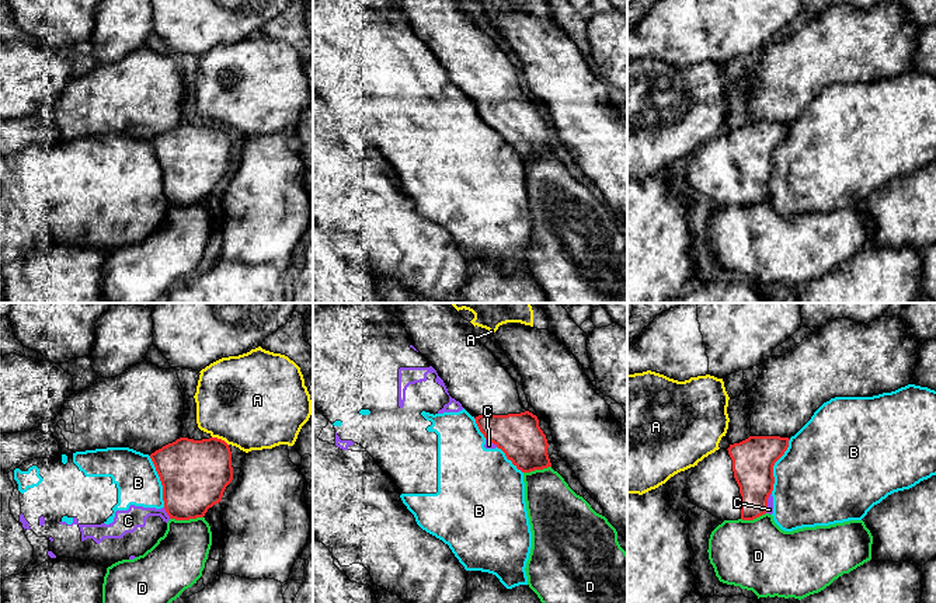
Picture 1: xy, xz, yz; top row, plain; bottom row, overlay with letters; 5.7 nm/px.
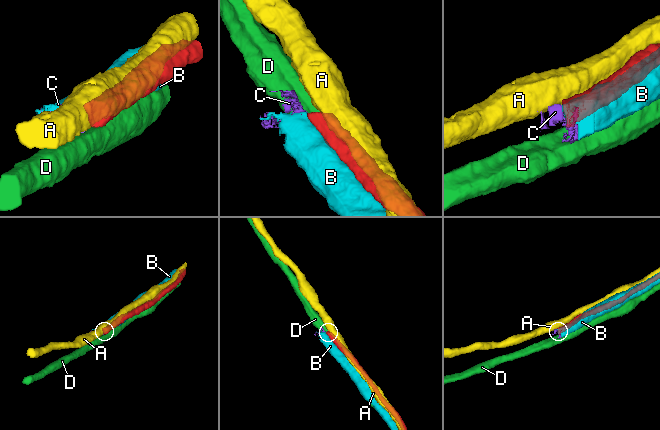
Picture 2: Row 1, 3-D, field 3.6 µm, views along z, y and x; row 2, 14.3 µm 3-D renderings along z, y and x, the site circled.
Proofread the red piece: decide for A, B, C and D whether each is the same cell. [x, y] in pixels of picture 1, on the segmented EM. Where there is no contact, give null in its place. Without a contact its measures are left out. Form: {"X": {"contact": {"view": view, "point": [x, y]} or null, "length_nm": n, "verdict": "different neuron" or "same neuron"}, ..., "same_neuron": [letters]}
{"A": {"contact": {"view": "xy", "point": [221, 439]}, "length_nm": 110, "verdict": "different neuron"}, "B": {"contact": {"view": "yz", "point": [773, 464]}, "length_nm": 340, "verdict": "different neuron"}, "C": {"contact": {"view": "xy", "point": [167, 513]}, "length_nm": 80, "verdict": "different neuron"}, "D": {"contact": {"view": "xy", "point": [185, 519]}, "length_nm": 190, "verdict": "different neuron"}, "same_neuron": []}

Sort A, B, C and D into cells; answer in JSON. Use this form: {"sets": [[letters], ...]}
{"sets": [["A"], ["B", "C"], ["D"]]}

